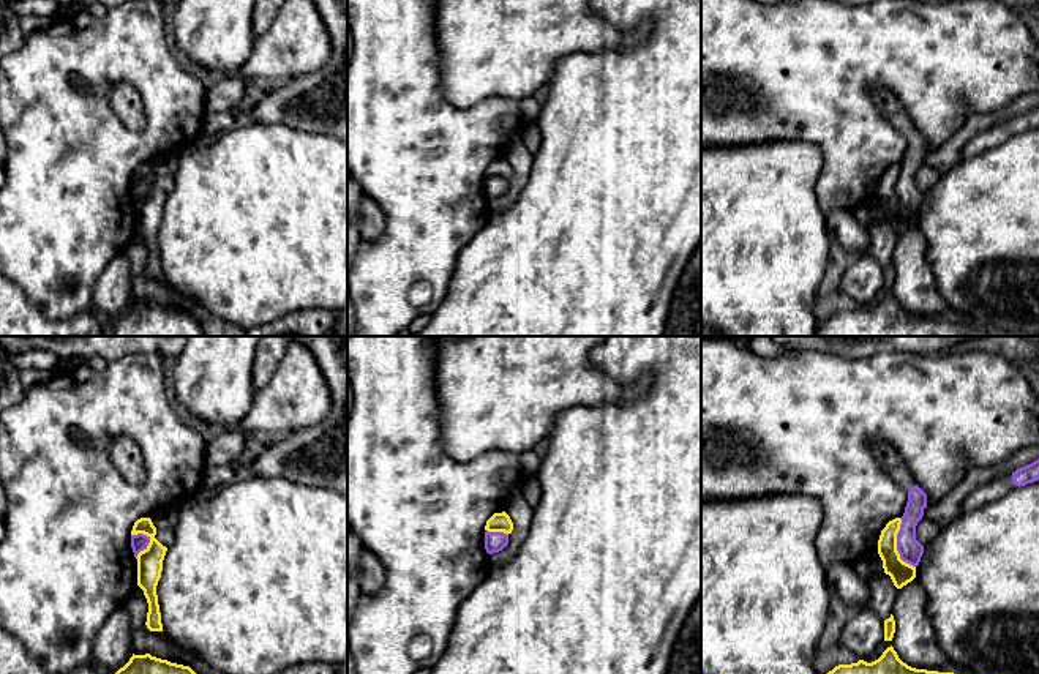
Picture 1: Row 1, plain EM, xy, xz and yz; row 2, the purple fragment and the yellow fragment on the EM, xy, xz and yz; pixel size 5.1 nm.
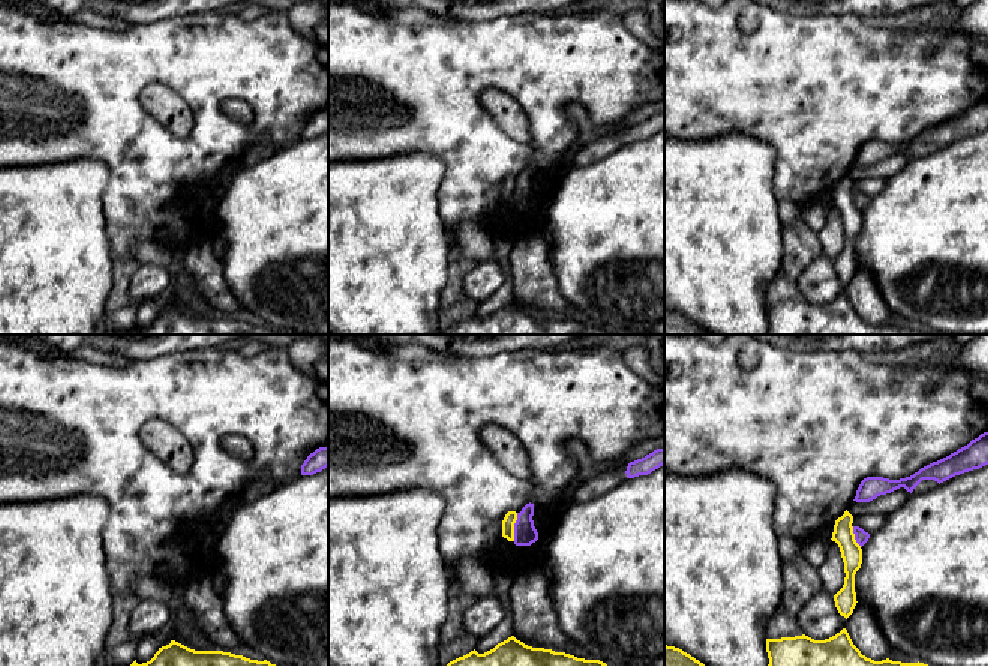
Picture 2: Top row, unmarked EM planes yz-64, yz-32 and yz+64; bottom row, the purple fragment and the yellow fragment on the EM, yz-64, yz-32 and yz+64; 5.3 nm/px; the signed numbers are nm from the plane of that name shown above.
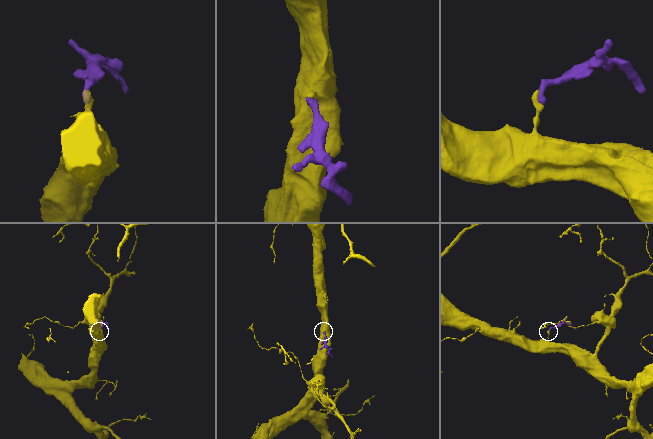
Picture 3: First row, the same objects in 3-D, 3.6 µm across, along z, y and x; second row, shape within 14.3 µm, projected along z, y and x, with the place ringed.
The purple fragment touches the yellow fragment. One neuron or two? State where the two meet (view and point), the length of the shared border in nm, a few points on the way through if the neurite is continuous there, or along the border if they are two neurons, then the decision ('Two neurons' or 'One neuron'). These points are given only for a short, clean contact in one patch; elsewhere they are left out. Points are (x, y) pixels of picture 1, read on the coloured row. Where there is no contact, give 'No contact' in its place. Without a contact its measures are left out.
Touches purple at yz (897, 545). Shared border 260 nm. Boundary: yz (899, 518), (897, 553), (915, 567). Two neurons

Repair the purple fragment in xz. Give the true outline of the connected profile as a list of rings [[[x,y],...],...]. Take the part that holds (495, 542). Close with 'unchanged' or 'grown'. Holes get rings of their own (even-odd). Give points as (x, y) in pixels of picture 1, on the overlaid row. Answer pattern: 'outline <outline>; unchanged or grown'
outline [[[485,532],[485,549],[488,554],[499,552],[508,545],[508,535],[504,532]]]; unchanged

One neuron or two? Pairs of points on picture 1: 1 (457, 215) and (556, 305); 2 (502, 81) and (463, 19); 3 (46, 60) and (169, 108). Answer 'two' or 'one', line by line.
1: two
2: one
3: one

